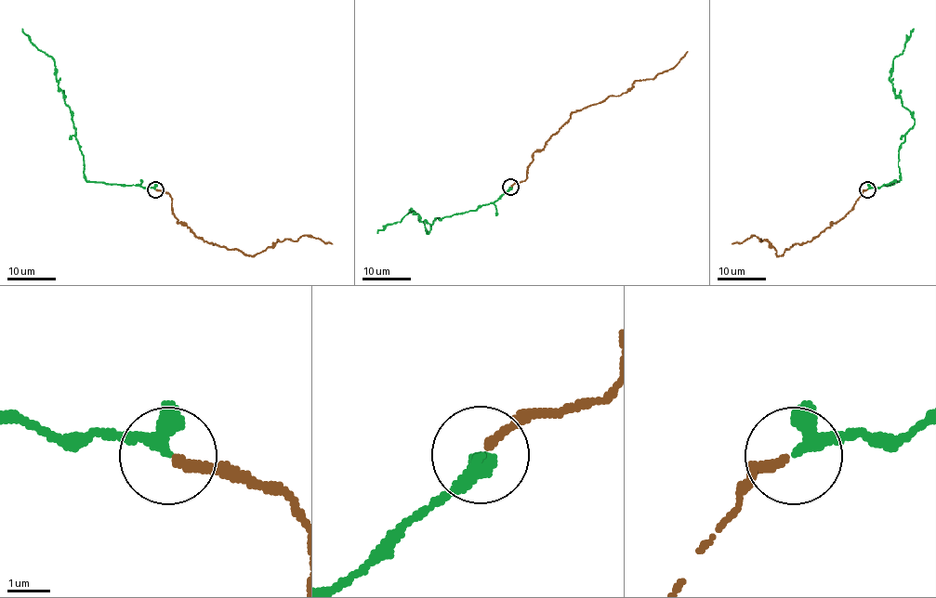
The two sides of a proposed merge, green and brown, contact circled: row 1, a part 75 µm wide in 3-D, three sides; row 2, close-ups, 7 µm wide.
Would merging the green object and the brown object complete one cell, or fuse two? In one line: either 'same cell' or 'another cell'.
same cell

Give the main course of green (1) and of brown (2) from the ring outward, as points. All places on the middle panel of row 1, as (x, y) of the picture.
1: (510, 187), (493, 202), (436, 218), (428, 234), (425, 225), (412, 209), (399, 222), (389, 223), (377, 233)
2: (511, 187), (524, 179), (535, 151), (575, 111), (626, 93), (635, 81), (665, 72), (688, 52)

